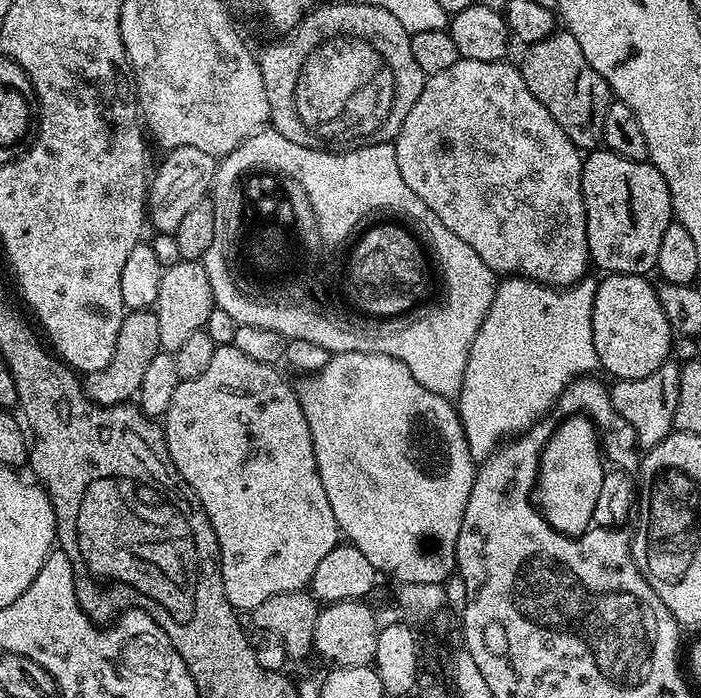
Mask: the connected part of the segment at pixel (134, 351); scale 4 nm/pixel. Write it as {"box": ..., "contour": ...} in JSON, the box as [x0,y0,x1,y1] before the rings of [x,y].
{"box":[83,308,162,404],"contour":[[[137,308],[129,311],[122,322],[122,330],[118,330],[118,342],[114,346],[114,358],[106,362],[106,366],[97,372],[89,372],[83,377],[84,393],[96,404],[127,404],[139,393],[142,378],[150,362],[162,351],[158,338],[158,318],[152,308]]]}

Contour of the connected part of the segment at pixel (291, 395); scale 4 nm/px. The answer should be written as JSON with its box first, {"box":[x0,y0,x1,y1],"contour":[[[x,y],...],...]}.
{"box":[162,344,340,610],"contour":[[[221,344],[214,350],[214,358],[210,358],[210,366],[206,366],[206,371],[198,374],[198,378],[181,380],[180,385],[174,390],[174,398],[170,398],[170,406],[162,417],[164,441],[170,458],[178,474],[182,474],[182,478],[192,489],[196,503],[207,514],[214,534],[218,538],[222,586],[226,590],[226,598],[237,610],[251,610],[262,605],[262,602],[271,595],[303,589],[309,585],[318,562],[322,561],[322,558],[340,542],[337,519],[334,518],[334,510],[331,509],[330,502],[326,498],[326,490],[322,490],[322,478],[316,469],[314,442],[310,438],[310,426],[306,422],[306,414],[302,414],[302,406],[300,399],[296,397],[295,387],[291,383],[288,385],[276,371],[277,369],[271,364],[254,362],[254,358],[242,354],[242,350],[238,350],[233,344]]]}

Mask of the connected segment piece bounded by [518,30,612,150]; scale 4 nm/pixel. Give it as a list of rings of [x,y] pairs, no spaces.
[[[557,30],[540,42],[527,45],[518,62],[527,89],[546,106],[576,148],[595,149],[602,141],[602,122],[612,101],[605,79],[586,61],[582,48],[566,30]]]

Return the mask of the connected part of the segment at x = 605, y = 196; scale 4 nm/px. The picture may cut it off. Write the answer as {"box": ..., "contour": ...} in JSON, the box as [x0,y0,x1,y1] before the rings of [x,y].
{"box":[580,150,674,276],"contour":[[[592,150],[583,157],[580,169],[580,189],[586,210],[586,238],[591,263],[601,268],[601,273],[644,276],[651,273],[658,262],[658,246],[666,226],[674,223],[672,195],[662,174],[651,162],[622,158],[607,150]]]}

